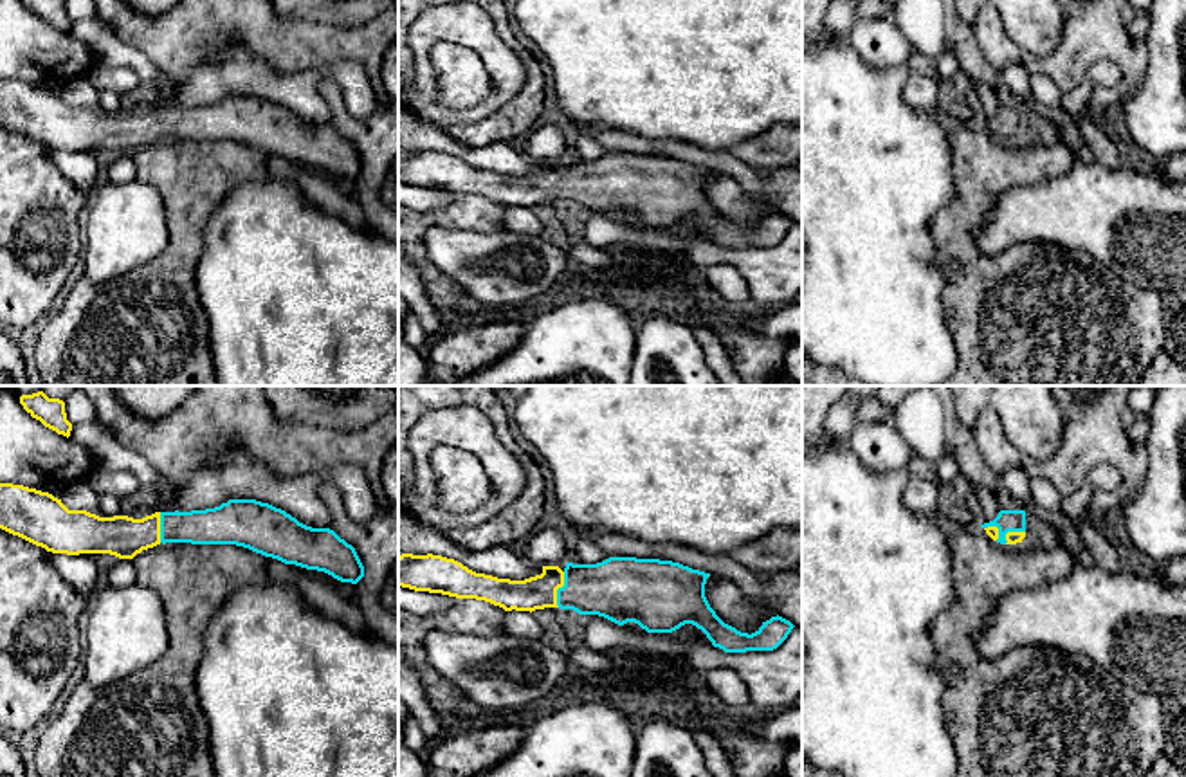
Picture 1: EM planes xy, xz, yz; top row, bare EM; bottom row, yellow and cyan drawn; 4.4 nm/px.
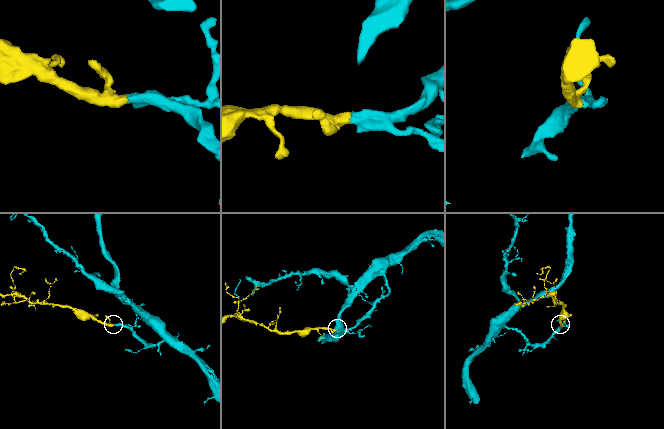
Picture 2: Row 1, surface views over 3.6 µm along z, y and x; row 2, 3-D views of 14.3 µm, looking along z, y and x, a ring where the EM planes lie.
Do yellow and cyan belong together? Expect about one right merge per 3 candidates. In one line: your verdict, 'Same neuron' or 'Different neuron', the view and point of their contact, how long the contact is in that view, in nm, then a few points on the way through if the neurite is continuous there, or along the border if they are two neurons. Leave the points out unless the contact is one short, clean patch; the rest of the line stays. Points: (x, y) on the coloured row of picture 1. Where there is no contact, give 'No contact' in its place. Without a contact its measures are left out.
Same neuron. Touches yellow at xz (557, 588). Shared border 160 nm. Path across: xz (539, 592), (557, 588), (613, 588)

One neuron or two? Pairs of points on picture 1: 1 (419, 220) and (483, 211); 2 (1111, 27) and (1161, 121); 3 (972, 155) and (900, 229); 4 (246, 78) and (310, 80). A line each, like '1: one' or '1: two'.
1: one
2: two
3: two
4: one

